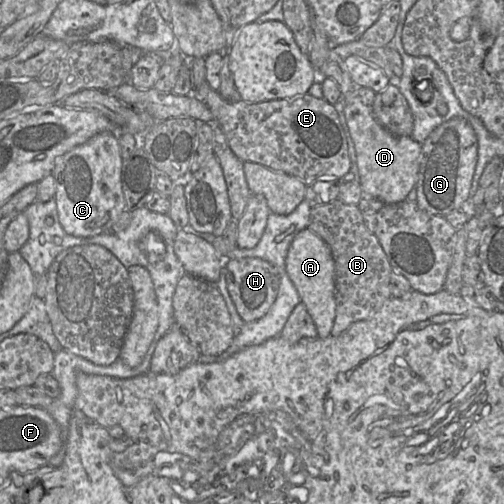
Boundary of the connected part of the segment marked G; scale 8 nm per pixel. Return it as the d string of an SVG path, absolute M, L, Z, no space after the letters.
M454 117L435 128L421 146L416 203L433 215L446 216L462 205L468 205L472 179L478 159L478 141L472 126Z

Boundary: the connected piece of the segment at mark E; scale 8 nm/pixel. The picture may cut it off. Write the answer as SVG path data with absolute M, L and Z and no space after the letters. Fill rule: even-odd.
M206 81L193 88L191 94L208 106L224 132L230 149L243 162L255 162L271 170L295 176L306 185L319 179L342 178L350 172L351 159L339 115L333 104L323 98L318 99L307 93L295 98L259 103L230 101L212 89Z

